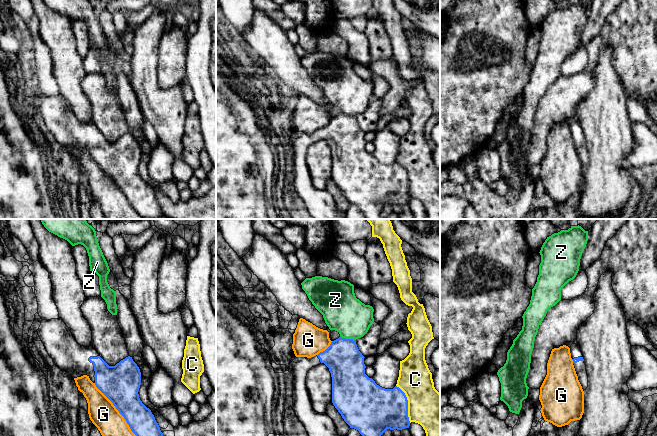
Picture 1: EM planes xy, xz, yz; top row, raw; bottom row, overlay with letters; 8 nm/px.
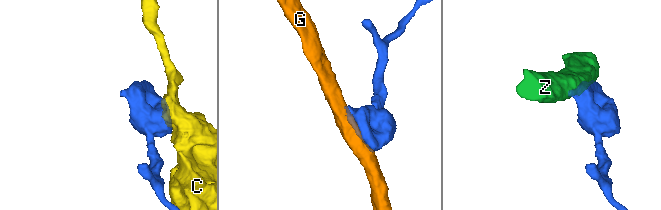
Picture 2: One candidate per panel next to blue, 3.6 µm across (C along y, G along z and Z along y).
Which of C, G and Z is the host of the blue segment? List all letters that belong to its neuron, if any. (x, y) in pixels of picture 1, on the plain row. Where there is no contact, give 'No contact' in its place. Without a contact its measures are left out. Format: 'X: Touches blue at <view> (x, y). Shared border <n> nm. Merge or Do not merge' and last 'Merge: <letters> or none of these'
C: Touches blue at xz (407, 180). Shared border 320 nm. Do not merge
G: Touches blue at xy (119, 188). Shared border 600 nm. Do not merge
Z: Touches blue at xz (348, 115). Shared border 130 nm. Do not merge
Merge: none of these

